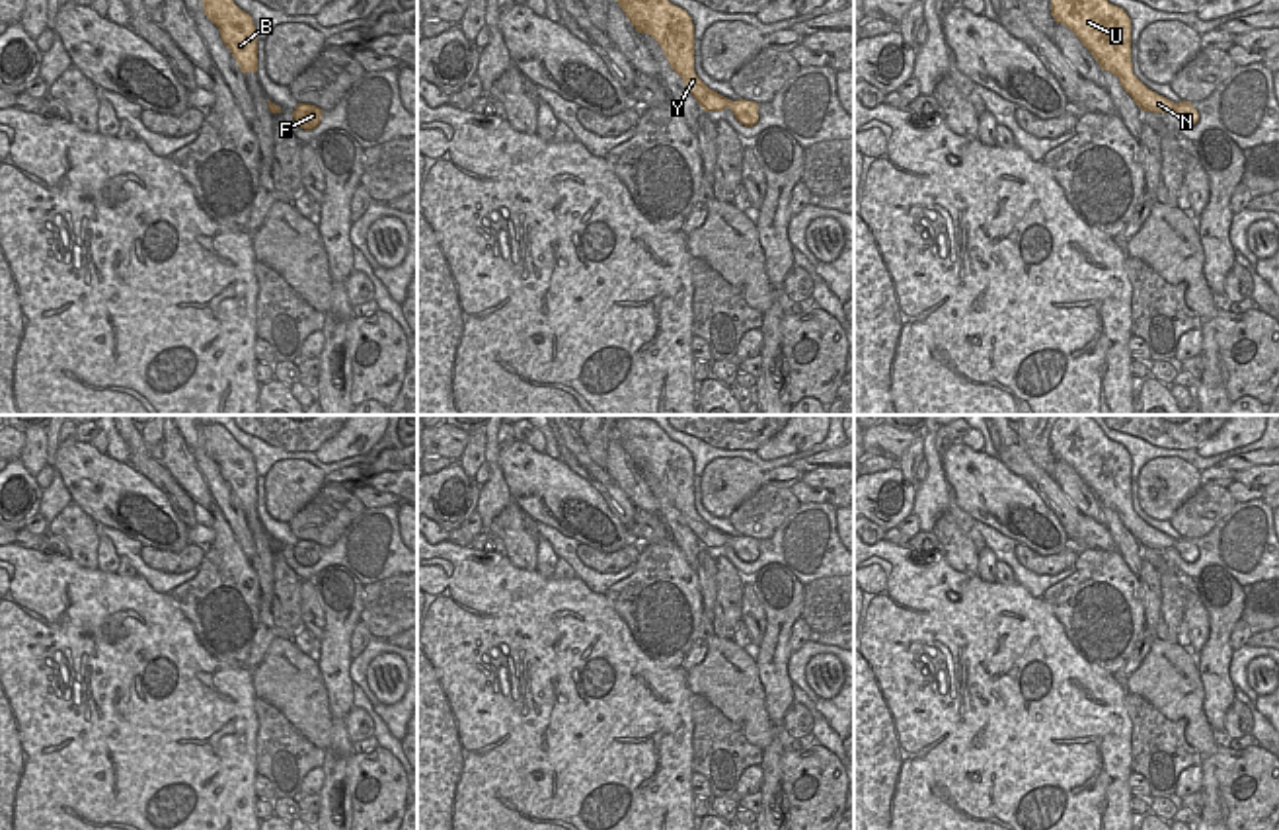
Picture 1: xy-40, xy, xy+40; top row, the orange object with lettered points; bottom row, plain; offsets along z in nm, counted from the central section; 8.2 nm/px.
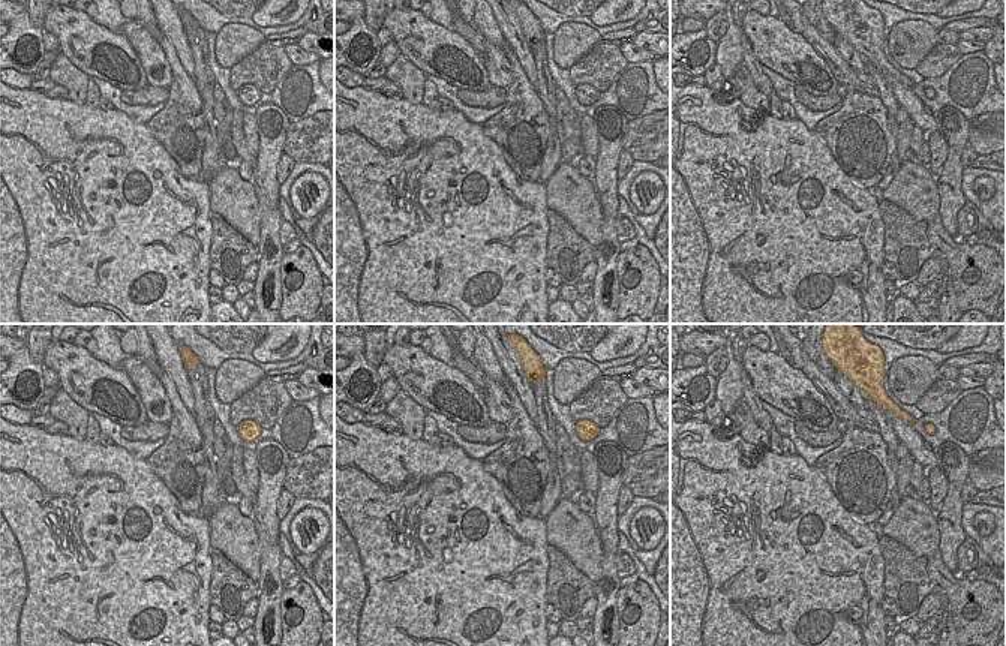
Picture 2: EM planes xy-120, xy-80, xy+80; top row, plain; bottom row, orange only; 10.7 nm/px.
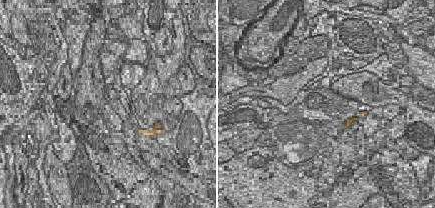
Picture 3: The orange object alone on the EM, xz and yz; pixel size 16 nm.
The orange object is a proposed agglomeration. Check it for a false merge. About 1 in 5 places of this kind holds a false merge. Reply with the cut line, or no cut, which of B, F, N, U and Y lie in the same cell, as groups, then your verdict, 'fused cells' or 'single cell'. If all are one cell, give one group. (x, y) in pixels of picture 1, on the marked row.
cut none; groups B F N U Y; single cell

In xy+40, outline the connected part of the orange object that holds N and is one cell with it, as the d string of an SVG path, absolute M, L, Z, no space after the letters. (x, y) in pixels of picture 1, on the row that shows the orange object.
M1051 0L1051 16L1066 25L1092 53L1102 70L1119 78L1123 90L1143 111L1176 111L1185 127L1199 121L1191 101L1174 103L1148 90L1135 74L1131 62L1131 18L1107 0Z

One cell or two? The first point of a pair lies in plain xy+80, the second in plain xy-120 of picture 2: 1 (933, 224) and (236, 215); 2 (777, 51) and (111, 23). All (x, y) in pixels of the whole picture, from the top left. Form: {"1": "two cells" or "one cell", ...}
{"1": "one cell", "2": "two cells"}

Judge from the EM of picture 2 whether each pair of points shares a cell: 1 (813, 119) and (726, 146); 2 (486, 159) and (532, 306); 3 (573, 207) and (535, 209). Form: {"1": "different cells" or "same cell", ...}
{"1": "different cells", "2": "same cell", "3": "different cells"}

